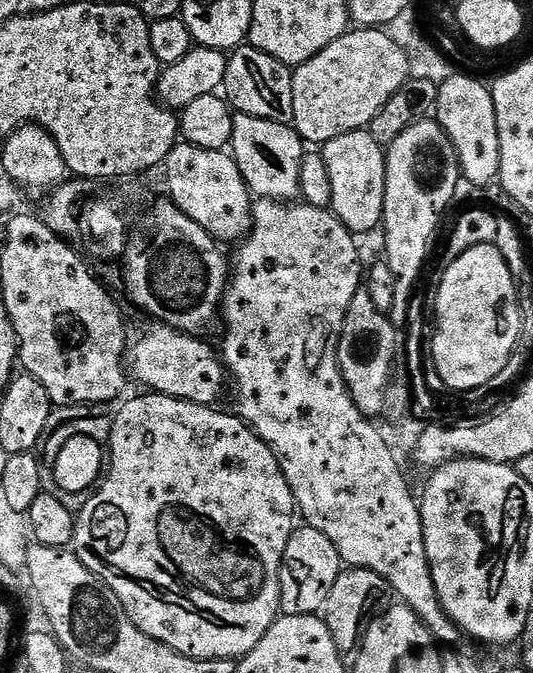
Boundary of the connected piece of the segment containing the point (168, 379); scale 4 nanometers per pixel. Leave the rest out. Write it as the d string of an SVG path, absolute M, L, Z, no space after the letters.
M159 322L151 325L153 328L149 332L144 332L140 337L131 341L130 347L126 352L126 368L129 373L132 372L145 384L145 389L161 396L173 396L179 400L189 400L195 404L207 404L209 406L217 403L223 392L226 392L226 369L222 363L221 357L204 341L199 335L191 332L180 332L168 324Z

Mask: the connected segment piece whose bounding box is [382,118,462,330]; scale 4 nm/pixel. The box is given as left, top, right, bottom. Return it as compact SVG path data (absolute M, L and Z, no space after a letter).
M434 118L414 122L386 148L386 198L384 199L384 252L394 270L394 306L390 313L397 330L408 322L408 303L412 289L421 279L424 264L433 251L432 239L440 228L444 211L452 204L462 185L462 173L454 142Z

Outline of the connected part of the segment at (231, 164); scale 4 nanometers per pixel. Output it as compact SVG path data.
M187 142L177 143L168 155L166 169L168 168L168 192L173 204L177 204L180 209L187 214L202 230L206 230L218 242L224 240L243 241L252 228L252 206L254 197L248 191L248 184L242 178L238 170L236 161L232 159L227 151L206 150L205 148L196 148L193 144Z

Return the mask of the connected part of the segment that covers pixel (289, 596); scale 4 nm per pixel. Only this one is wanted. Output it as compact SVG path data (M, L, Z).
M307 526L295 529L290 542L284 551L282 566L280 567L280 611L285 616L315 616L324 607L324 603L330 598L330 590L334 590L334 582L338 582L342 571L342 561L334 542L326 538L318 530Z

